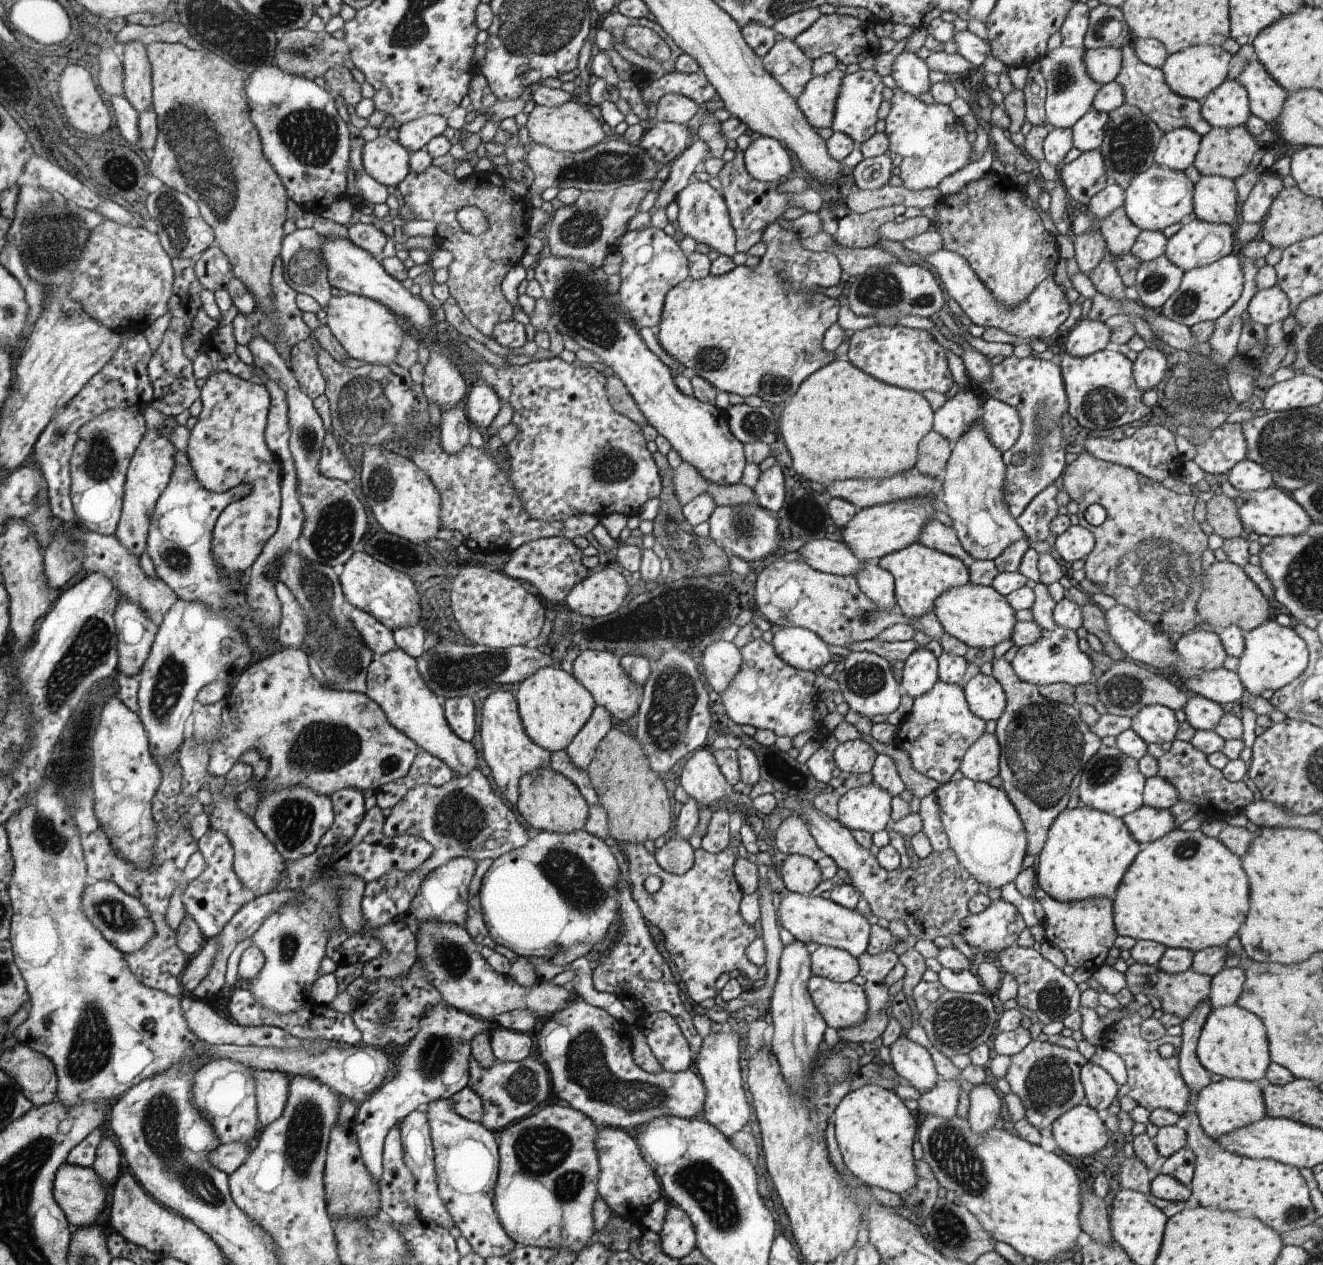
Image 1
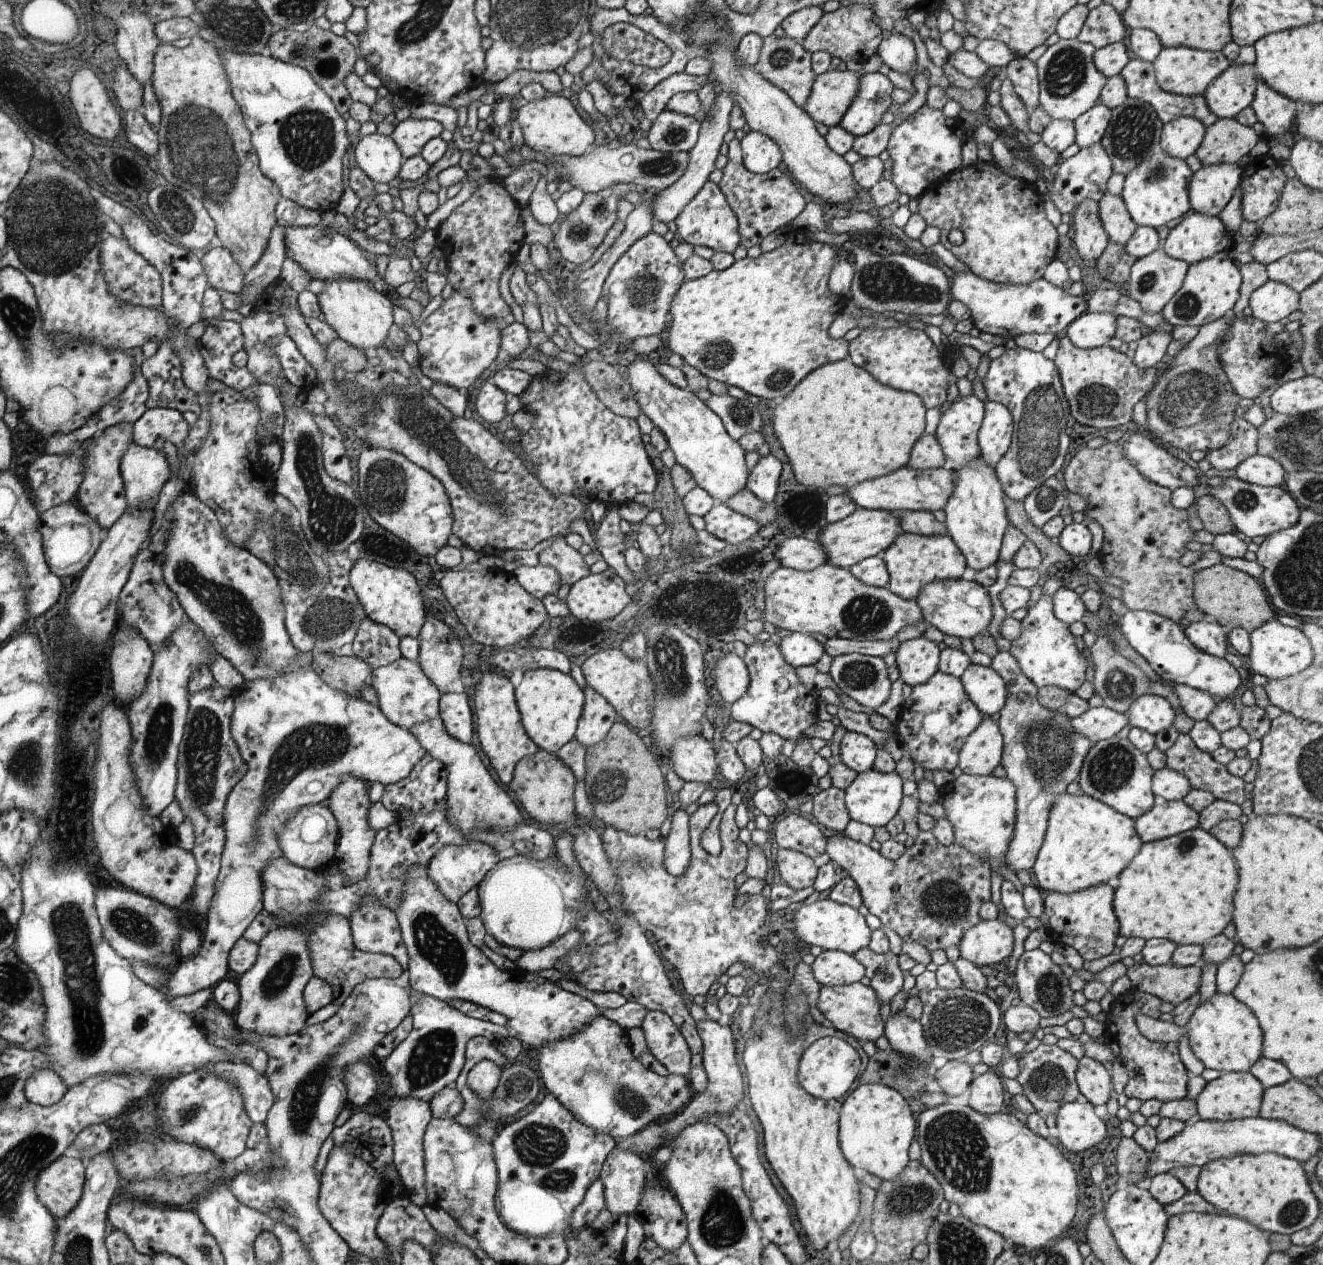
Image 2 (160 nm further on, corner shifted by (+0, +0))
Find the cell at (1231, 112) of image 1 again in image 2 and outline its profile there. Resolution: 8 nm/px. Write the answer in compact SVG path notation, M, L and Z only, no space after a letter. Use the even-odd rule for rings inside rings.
M1232 64L1226 72L1222 72L1206 90L1203 97L1210 112L1218 119L1235 119L1244 108L1250 107L1256 92L1256 69L1253 64Z

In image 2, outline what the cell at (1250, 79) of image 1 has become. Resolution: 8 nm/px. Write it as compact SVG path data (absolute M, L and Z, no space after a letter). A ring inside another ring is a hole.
M1258 74L1256 82L1254 101L1250 107L1254 110L1257 122L1264 126L1270 136L1282 136L1284 132L1293 130L1298 103L1266 86Z

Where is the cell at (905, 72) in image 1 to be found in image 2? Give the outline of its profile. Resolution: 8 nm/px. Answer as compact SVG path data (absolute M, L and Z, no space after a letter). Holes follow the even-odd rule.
M895 30L888 38L883 38L878 46L877 54L890 70L913 76L912 64L917 60L915 45L907 36L899 34Z

